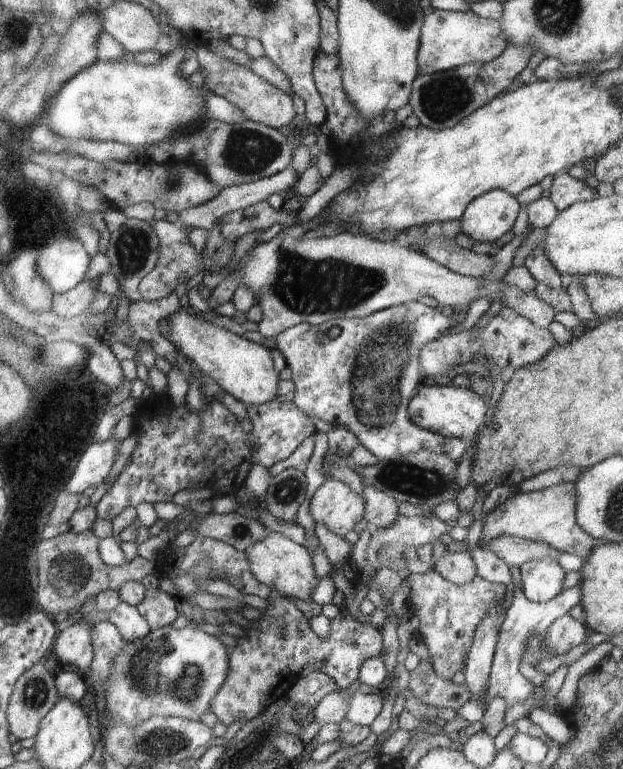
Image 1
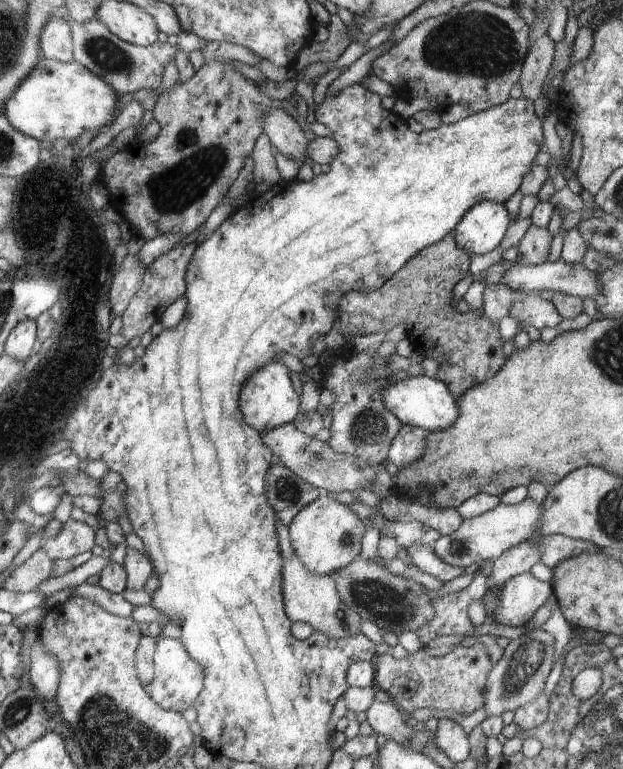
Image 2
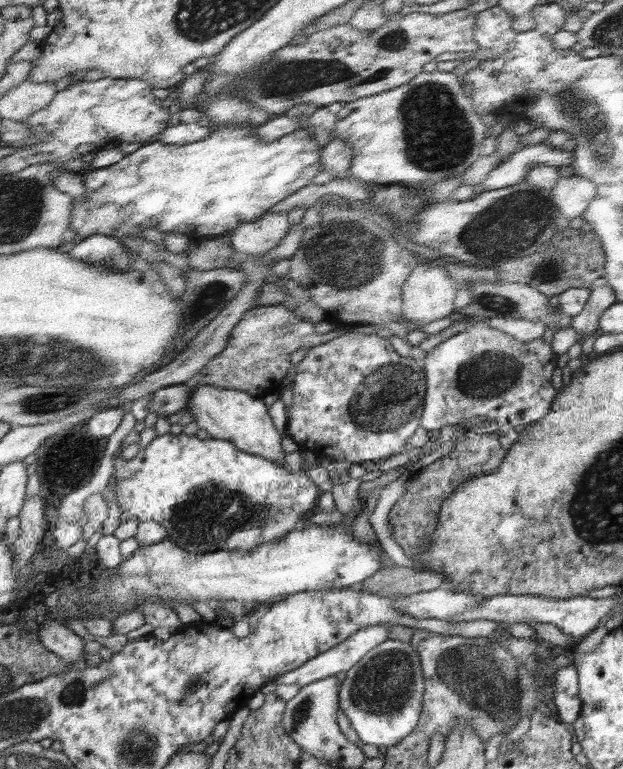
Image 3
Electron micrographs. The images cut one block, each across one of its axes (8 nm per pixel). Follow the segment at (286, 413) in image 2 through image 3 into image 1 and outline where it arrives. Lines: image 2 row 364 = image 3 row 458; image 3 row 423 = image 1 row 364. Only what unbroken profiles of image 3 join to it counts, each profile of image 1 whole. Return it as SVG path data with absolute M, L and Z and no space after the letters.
M180 308L167 319L170 324L167 339L178 346L177 349L188 360L196 362L203 375L210 376L224 392L243 402L246 407L275 400L280 378L272 370L270 349L216 324L210 324L188 310Z

